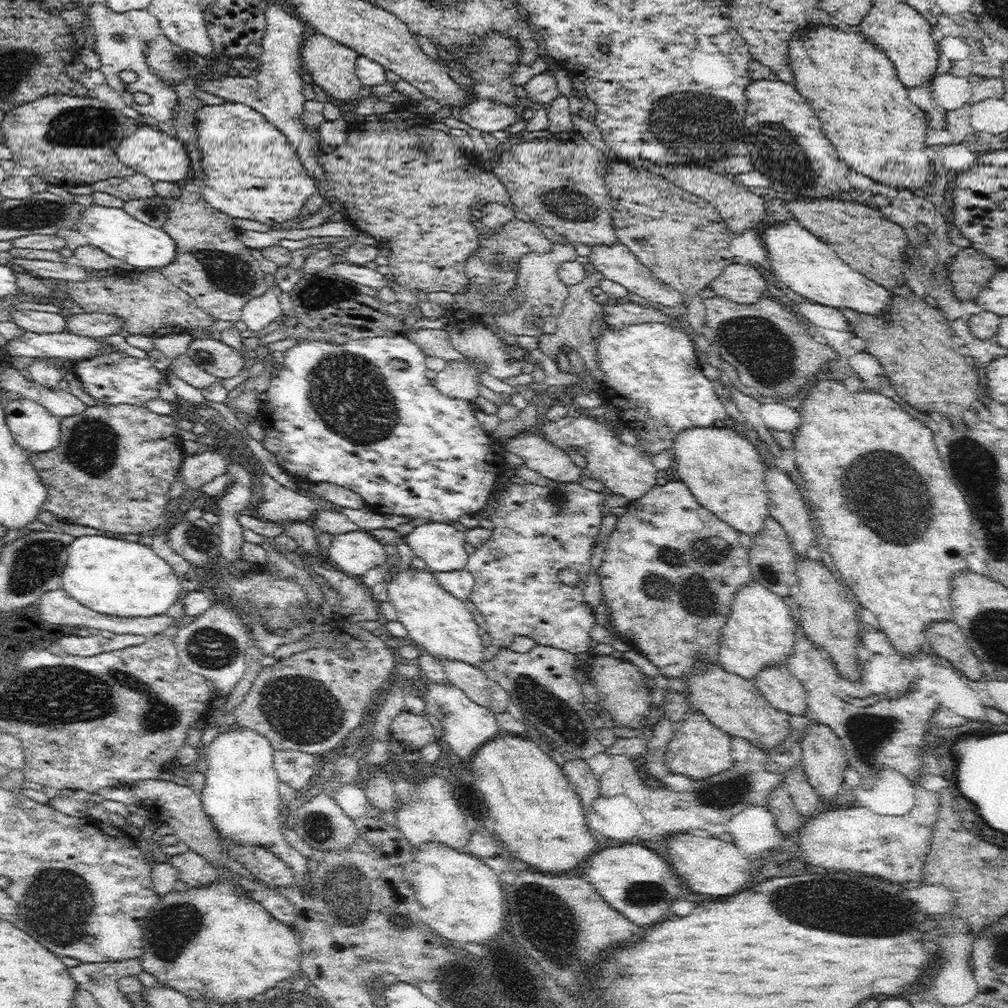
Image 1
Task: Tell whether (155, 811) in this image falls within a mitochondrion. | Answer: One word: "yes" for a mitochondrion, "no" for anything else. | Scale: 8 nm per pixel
no

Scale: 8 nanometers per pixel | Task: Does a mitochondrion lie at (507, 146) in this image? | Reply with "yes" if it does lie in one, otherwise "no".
no

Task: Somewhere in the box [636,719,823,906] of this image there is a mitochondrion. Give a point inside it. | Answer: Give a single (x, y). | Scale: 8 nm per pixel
(710, 794)

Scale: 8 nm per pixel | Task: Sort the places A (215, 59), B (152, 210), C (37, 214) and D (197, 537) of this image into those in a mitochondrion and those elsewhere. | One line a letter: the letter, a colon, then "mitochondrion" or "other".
A: other
B: mitochondrion
C: mitochondrion
D: mitochondrion

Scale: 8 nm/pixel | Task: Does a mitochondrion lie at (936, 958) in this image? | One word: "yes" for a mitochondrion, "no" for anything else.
no

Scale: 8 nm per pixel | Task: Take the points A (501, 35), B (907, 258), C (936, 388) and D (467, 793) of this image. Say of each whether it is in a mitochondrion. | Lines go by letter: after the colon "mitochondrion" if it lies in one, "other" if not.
A: other
B: other
C: other
D: other

